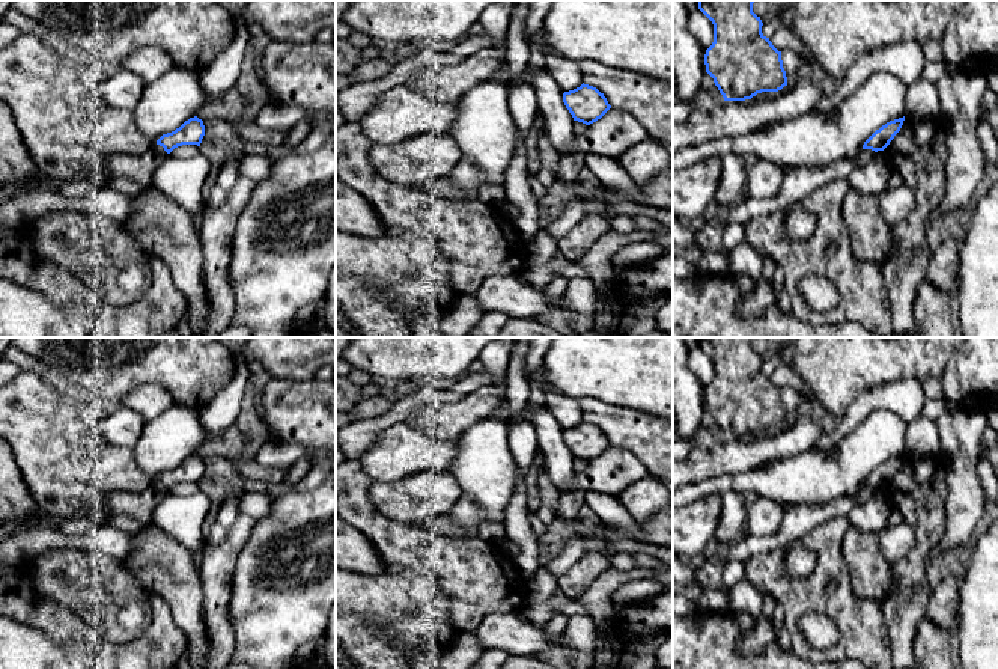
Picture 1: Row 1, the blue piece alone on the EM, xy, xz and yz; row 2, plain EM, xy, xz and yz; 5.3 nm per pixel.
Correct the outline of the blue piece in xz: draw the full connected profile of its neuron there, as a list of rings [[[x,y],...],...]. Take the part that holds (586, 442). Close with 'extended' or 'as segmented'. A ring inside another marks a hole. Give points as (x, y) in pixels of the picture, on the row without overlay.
[[[584,420],[574,428],[564,429],[563,440],[574,458],[586,463],[596,460],[611,446],[604,431]]] | as segmented

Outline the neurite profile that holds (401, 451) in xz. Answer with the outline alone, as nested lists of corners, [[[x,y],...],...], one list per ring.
[[[396,423],[378,435],[360,463],[372,482],[400,481],[414,473],[449,469],[458,443]]]

